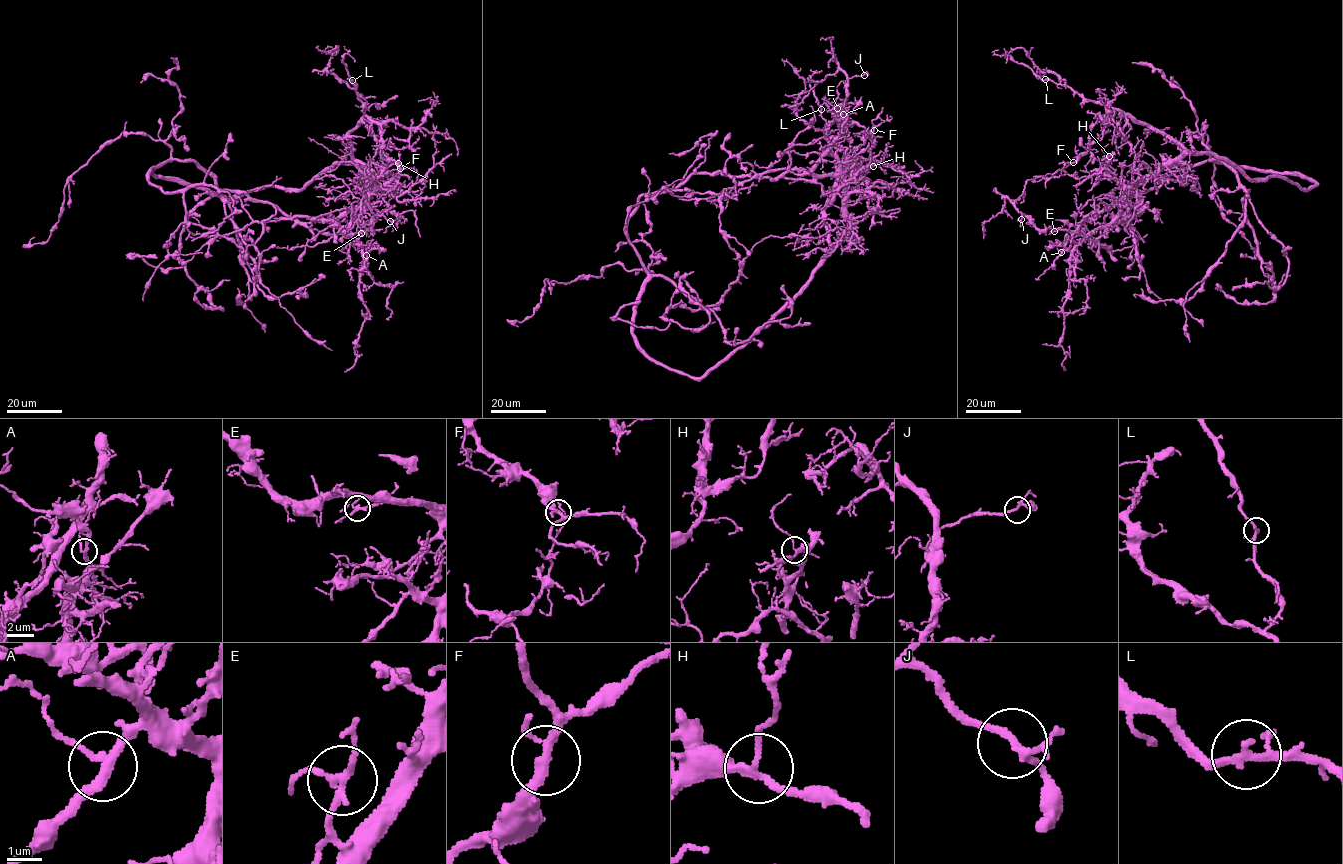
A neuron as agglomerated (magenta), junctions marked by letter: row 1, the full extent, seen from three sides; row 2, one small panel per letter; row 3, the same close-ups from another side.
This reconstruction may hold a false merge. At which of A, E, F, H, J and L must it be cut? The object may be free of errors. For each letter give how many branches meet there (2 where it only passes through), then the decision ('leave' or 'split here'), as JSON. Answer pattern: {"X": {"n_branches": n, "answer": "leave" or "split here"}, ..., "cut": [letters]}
{"A": {"n_branches": 3, "answer": "leave"}, "E": {"n_branches": 3, "answer": "leave"}, "F": {"n_branches": 3, "answer": "leave"}, "H": {"n_branches": 3, "answer": "leave"}, "J": {"n_branches": 3, "answer": "leave"}, "L": {"n_branches": 3, "answer": "leave"}, "cut": []}

